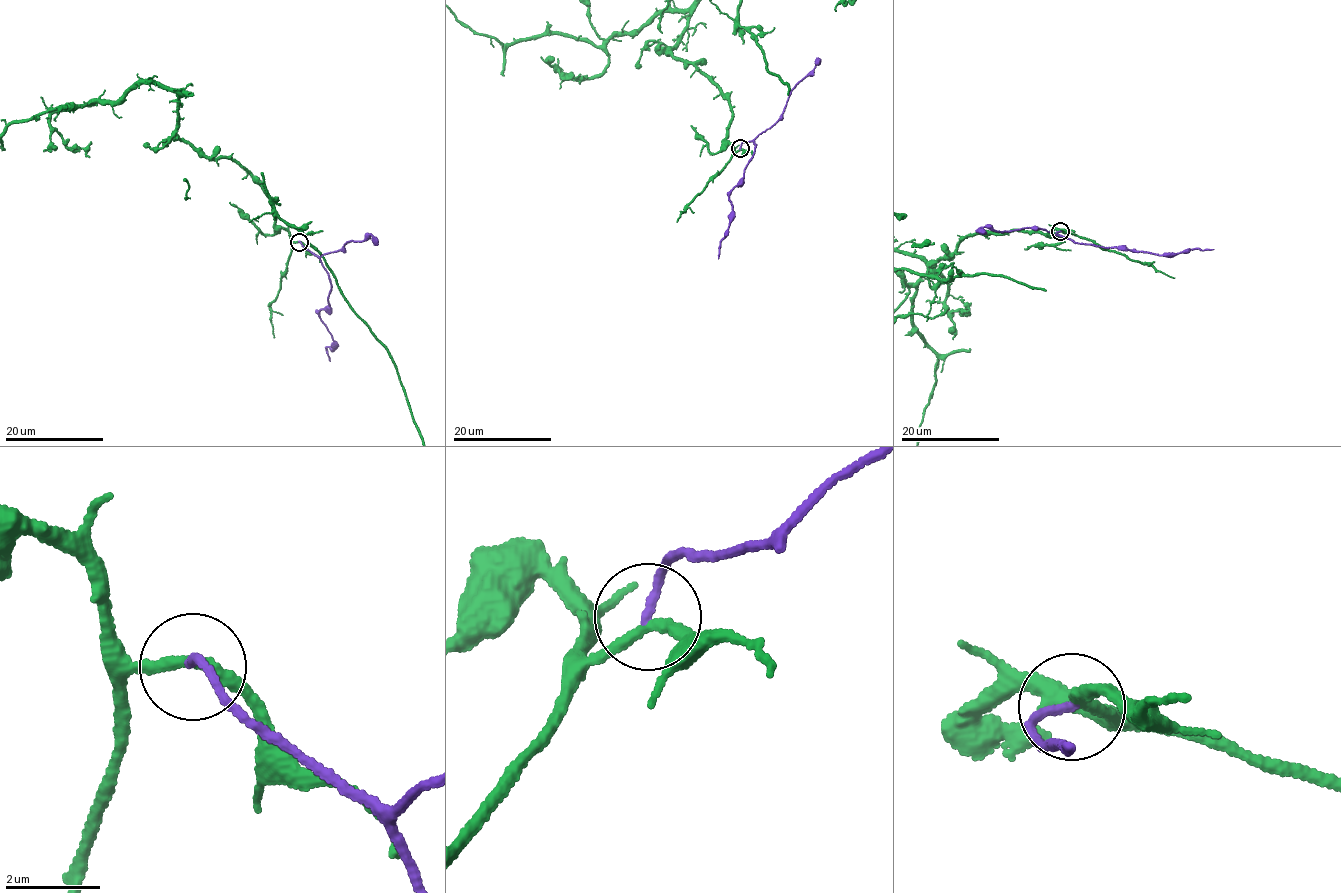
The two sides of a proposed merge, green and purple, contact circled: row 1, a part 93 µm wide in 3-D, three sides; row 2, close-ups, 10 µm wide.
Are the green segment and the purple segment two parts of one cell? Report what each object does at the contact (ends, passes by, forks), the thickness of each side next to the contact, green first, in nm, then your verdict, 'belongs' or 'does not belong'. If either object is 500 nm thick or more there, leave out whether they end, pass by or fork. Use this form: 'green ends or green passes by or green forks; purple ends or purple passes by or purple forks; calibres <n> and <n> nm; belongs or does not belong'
green passes by; purple ends; calibres 200 and 170 nm; does not belong

